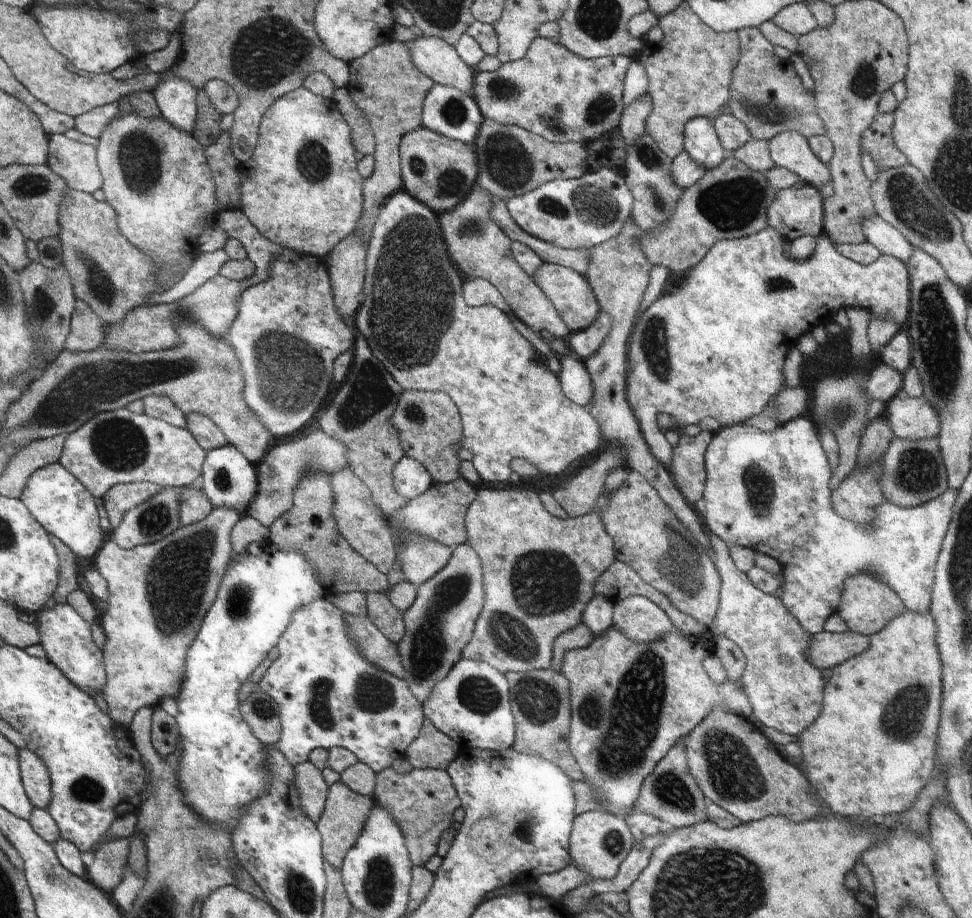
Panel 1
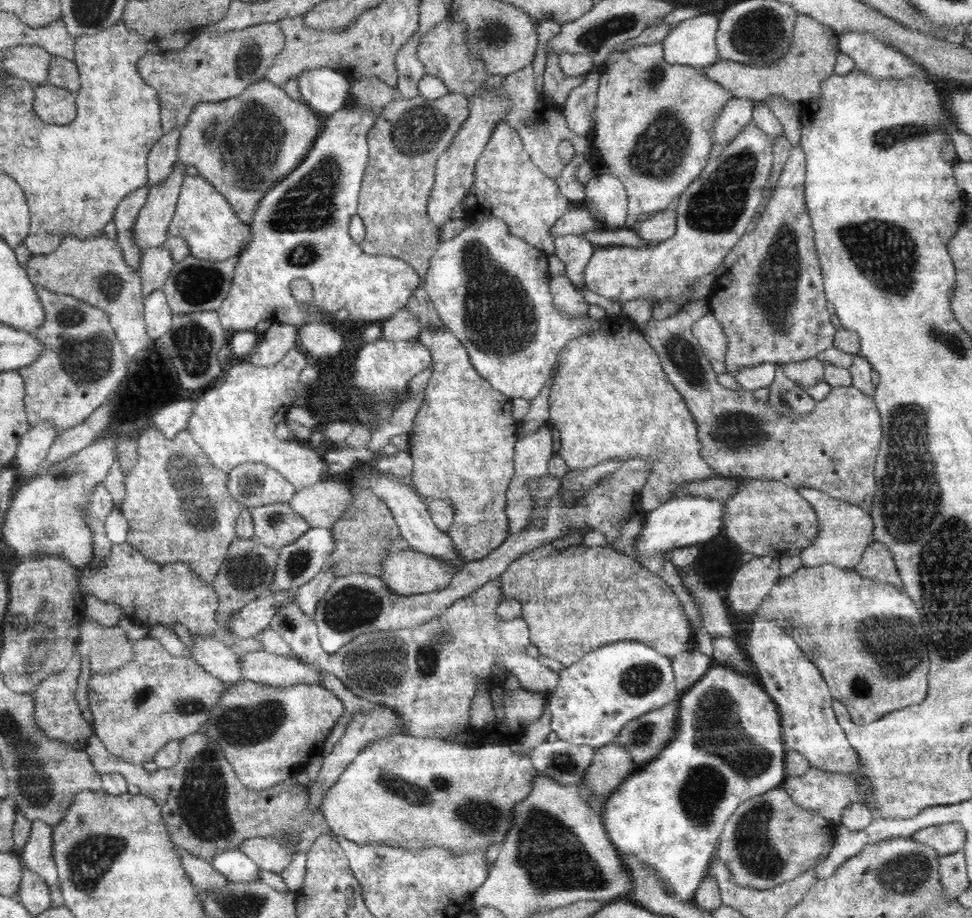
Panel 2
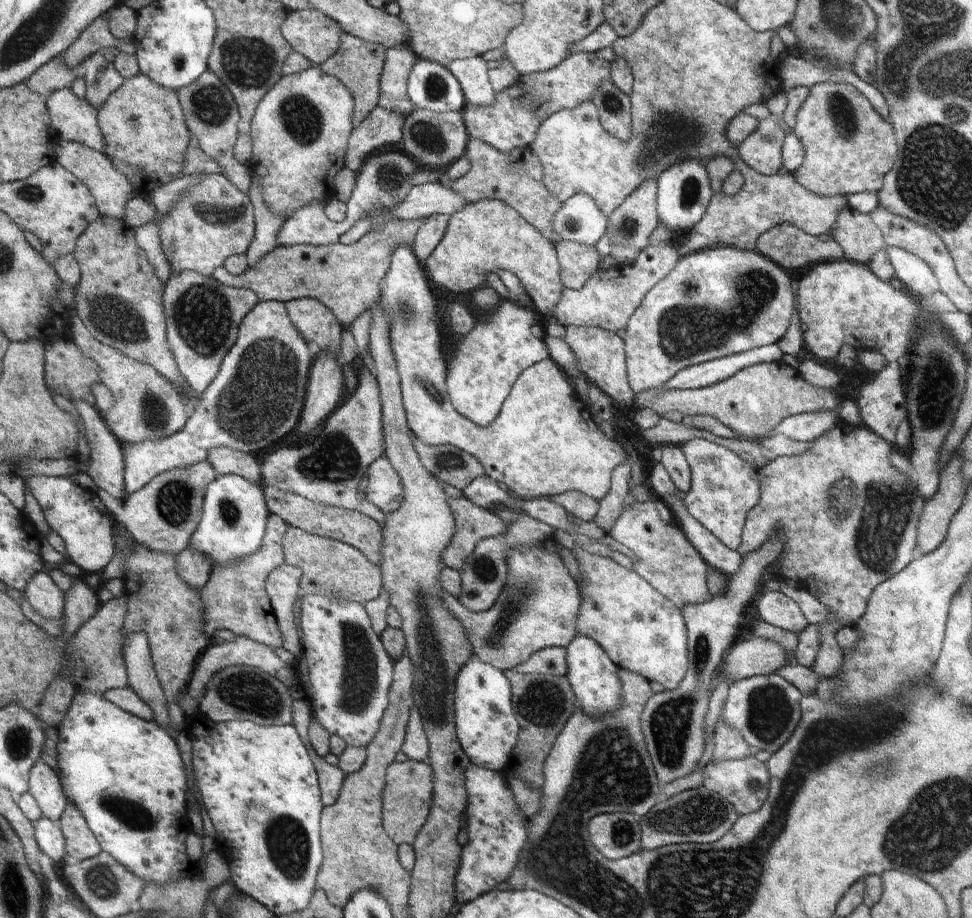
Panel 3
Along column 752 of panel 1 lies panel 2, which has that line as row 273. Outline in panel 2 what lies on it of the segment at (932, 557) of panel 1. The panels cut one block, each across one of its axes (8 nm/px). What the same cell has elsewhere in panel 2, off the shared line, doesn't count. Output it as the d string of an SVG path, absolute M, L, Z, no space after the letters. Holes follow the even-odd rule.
M503 220L473 221L452 240L440 240L427 276L422 280L444 328L463 344L478 374L510 400L534 400L550 378L558 352L572 338L600 328L600 320L593 320L589 315L576 318L558 311L550 293L548 257L543 250L512 236Z

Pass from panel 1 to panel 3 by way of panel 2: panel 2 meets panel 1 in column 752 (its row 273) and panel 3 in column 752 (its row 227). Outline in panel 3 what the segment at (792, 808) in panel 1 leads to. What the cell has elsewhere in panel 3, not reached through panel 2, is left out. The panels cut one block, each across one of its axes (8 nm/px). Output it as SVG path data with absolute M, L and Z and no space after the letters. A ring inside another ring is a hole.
M752 754L742 758L742 760L722 760L722 762L712 762L710 760L705 767L700 768L700 772L704 776L702 785L708 790L721 794L732 804L739 815L758 812L762 808L762 804L766 802L766 798L768 798L770 784L768 766Z

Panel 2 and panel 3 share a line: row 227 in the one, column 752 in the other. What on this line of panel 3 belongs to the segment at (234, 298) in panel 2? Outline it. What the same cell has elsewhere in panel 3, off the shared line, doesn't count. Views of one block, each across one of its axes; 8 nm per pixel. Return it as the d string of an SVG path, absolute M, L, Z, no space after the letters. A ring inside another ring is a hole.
M718 245L683 255L676 263L676 266L664 277L664 280L660 280L650 292L646 293L642 304L632 313L626 328L619 334L624 343L628 384L630 384L632 390L635 393L641 393L657 389L662 387L673 376L676 376L676 373L680 372L683 368L704 364L714 359L721 359L722 357L738 354L764 345L777 344L786 334L786 330L790 326L790 318L794 314L794 308L796 309L796 300L794 300L794 292L792 292L792 278L790 278L790 275L789 271L784 270L778 264L774 264L772 260L768 260L766 256L762 256L756 250L747 251L738 247Z

